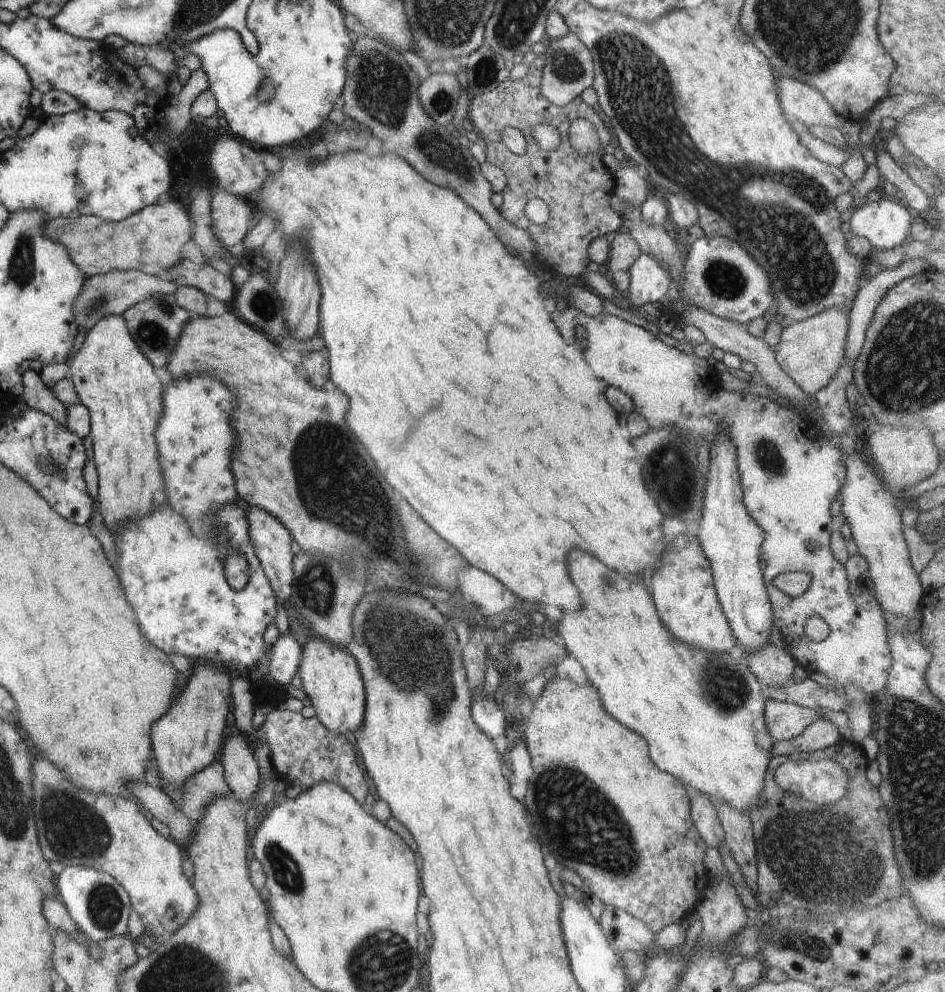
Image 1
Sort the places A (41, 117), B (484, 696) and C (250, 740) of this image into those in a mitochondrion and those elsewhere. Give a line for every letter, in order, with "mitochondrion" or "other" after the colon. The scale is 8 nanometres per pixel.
A: other
B: other
C: other

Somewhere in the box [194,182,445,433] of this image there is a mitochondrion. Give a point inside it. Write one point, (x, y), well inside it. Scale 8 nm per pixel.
(263, 308)

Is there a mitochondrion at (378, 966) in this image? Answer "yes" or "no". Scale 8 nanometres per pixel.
yes

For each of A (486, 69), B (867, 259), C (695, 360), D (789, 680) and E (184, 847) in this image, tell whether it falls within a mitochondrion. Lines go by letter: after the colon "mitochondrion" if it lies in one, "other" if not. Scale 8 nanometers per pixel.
A: mitochondrion
B: other
C: other
D: other
E: other

